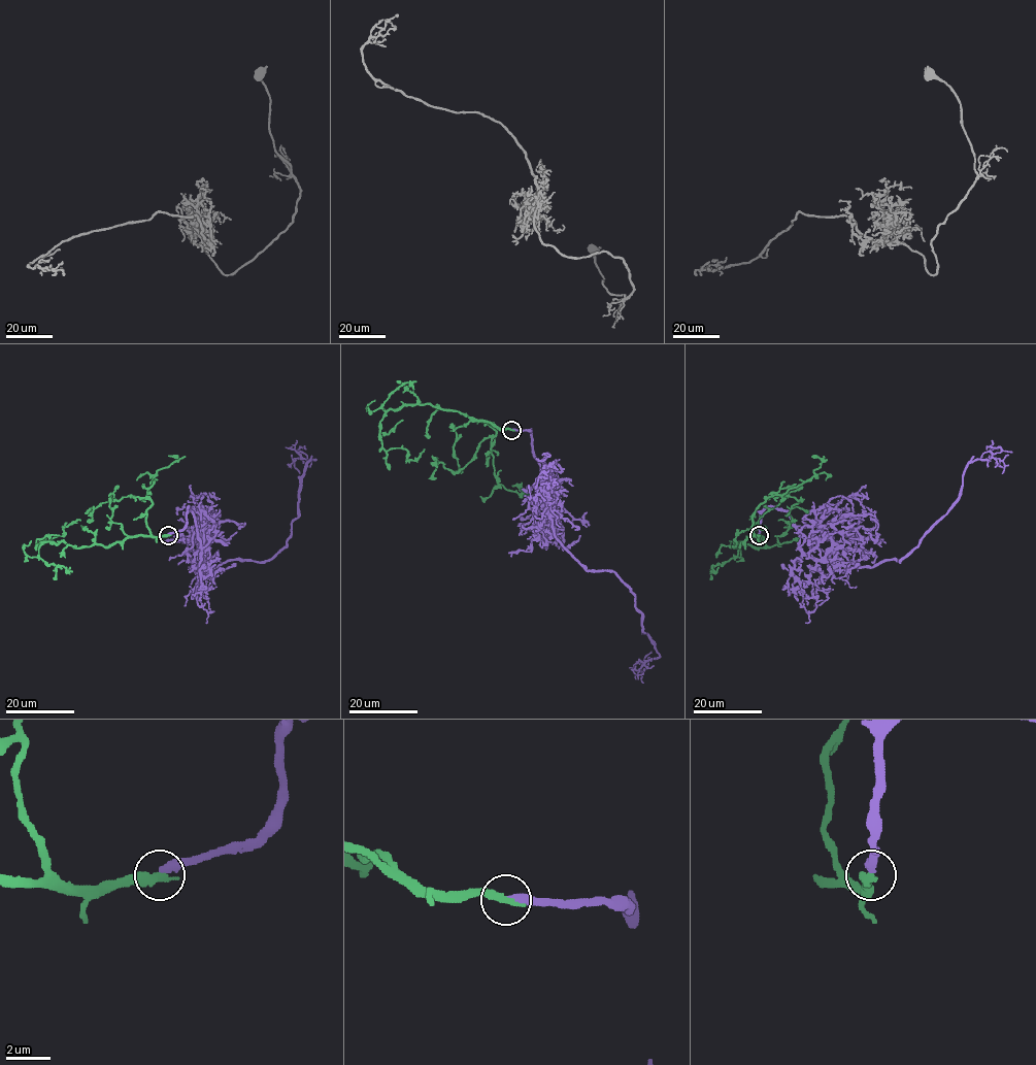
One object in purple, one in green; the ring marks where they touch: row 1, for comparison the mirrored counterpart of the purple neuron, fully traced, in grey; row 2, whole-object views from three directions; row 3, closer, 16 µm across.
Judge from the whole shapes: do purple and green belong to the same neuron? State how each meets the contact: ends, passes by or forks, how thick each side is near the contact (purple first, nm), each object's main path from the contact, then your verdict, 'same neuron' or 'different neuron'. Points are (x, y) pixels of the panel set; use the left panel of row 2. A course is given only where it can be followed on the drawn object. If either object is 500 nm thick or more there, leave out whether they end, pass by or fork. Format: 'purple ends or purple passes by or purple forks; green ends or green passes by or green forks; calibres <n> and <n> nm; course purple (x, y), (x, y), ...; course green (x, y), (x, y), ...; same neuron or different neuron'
purple ends; green ends; calibres 320 and 380 nm; course purple (168, 534), (188, 506), (207, 567), (269, 561), (315, 459), (305, 448); course green (168, 535), (128, 537), (107, 546), (74, 547), (45, 541), (35, 547), (64, 535), (63, 529), (80, 521); different neuron

